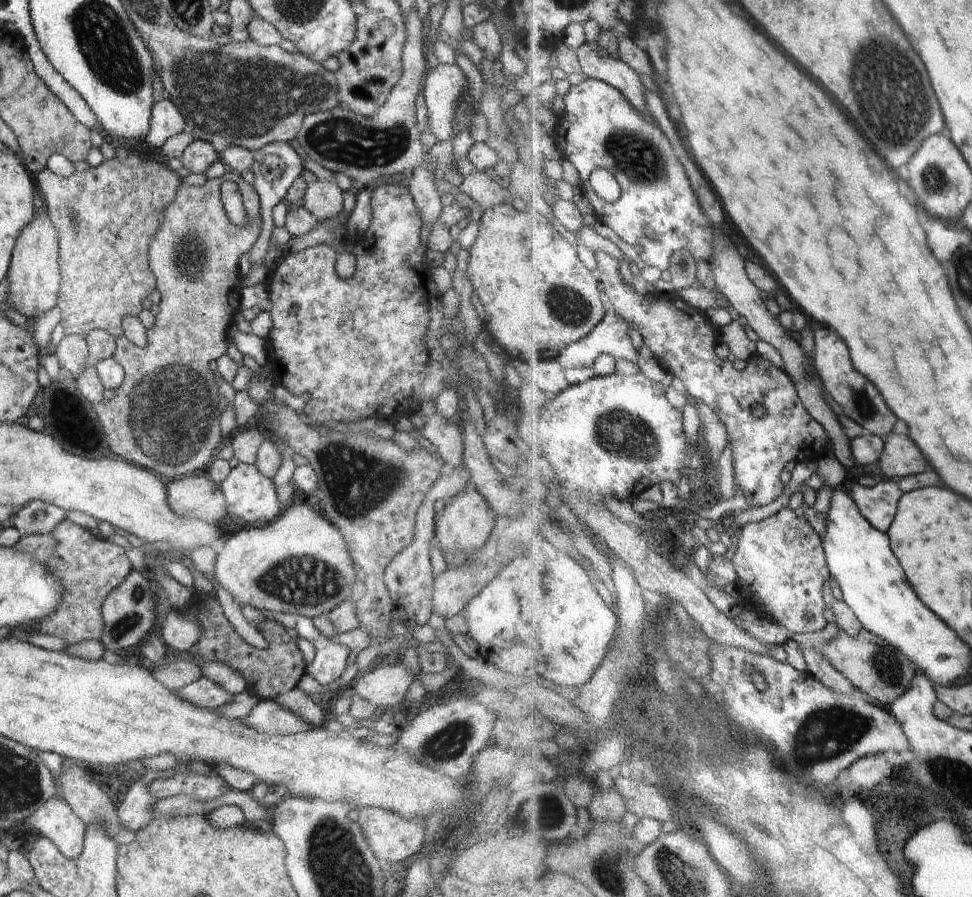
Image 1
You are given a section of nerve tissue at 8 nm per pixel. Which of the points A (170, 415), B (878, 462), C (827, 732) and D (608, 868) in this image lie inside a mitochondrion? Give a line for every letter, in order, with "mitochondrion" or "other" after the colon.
A: mitochondrion
B: other
C: mitochondrion
D: mitochondrion

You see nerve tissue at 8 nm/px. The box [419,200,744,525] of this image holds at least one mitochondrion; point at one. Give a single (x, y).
(624, 436)

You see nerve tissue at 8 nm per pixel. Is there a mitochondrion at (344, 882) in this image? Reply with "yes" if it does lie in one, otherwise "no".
yes

